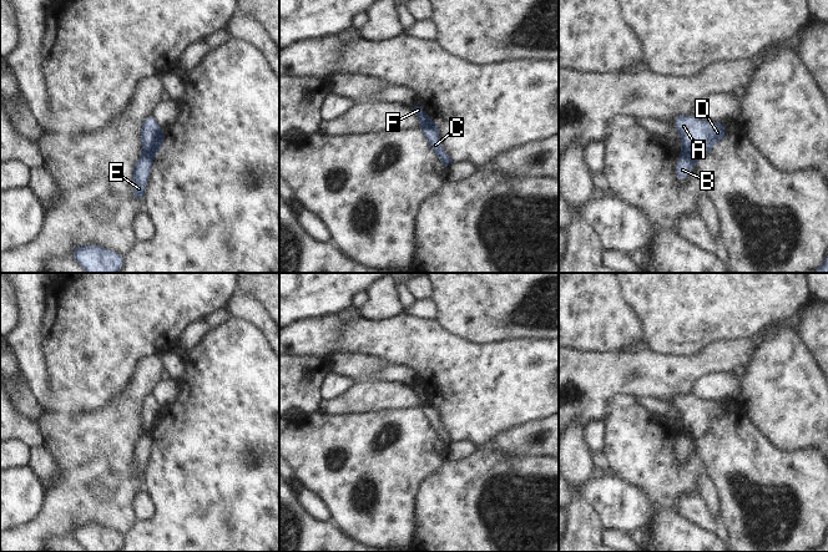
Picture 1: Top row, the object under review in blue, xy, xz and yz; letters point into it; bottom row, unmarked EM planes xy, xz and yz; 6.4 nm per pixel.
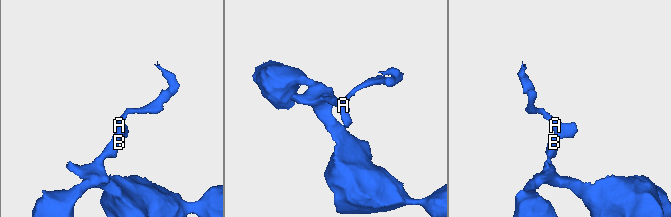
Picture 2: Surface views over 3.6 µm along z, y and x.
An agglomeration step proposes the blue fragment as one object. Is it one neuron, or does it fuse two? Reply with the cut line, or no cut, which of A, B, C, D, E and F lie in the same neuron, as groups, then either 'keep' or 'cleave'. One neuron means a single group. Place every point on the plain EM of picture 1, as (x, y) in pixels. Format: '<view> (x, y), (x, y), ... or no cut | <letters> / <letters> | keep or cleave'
yz (682, 430), (695, 441) | A C D / B E F | cleave

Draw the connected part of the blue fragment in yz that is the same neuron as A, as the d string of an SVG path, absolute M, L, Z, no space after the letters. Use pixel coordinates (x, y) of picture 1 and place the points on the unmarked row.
M683 393L676 394L675 407L682 420L682 431L695 441L711 432L713 424L727 416L723 401L701 400Z

